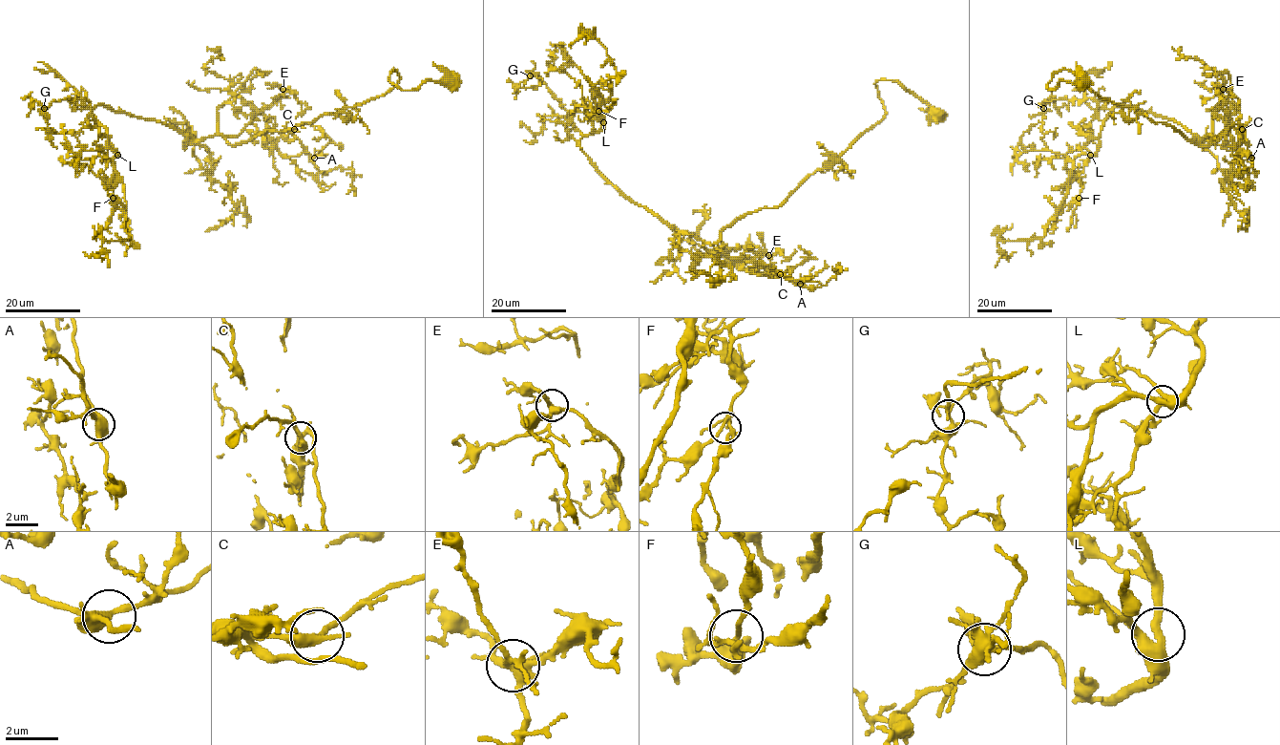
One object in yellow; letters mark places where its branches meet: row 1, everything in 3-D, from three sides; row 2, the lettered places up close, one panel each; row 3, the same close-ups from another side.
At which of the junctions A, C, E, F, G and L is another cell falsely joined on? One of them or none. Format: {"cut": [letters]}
{"cut": []}

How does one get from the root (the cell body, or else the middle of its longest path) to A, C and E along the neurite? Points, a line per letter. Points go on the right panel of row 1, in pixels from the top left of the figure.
A: (1083, 83), (1047, 89), (1067, 69), (1101, 98), (1202, 146), (1223, 132), (1226, 110), (1238, 112), (1251, 158)
C: (1083, 83), (1047, 89), (1067, 69), (1202, 146), (1223, 132), (1226, 110), (1239, 113), (1242, 141), (1242, 129)
E: (1083, 83), (1047, 89), (1067, 69), (1202, 146), (1223, 132), (1226, 110), (1237, 112), (1223, 89)

